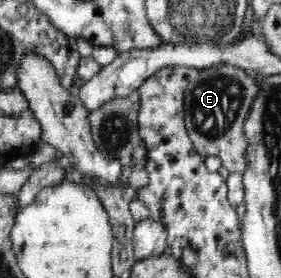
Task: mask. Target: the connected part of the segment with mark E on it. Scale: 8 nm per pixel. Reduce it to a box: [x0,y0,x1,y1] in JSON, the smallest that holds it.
[184,63,261,174]

